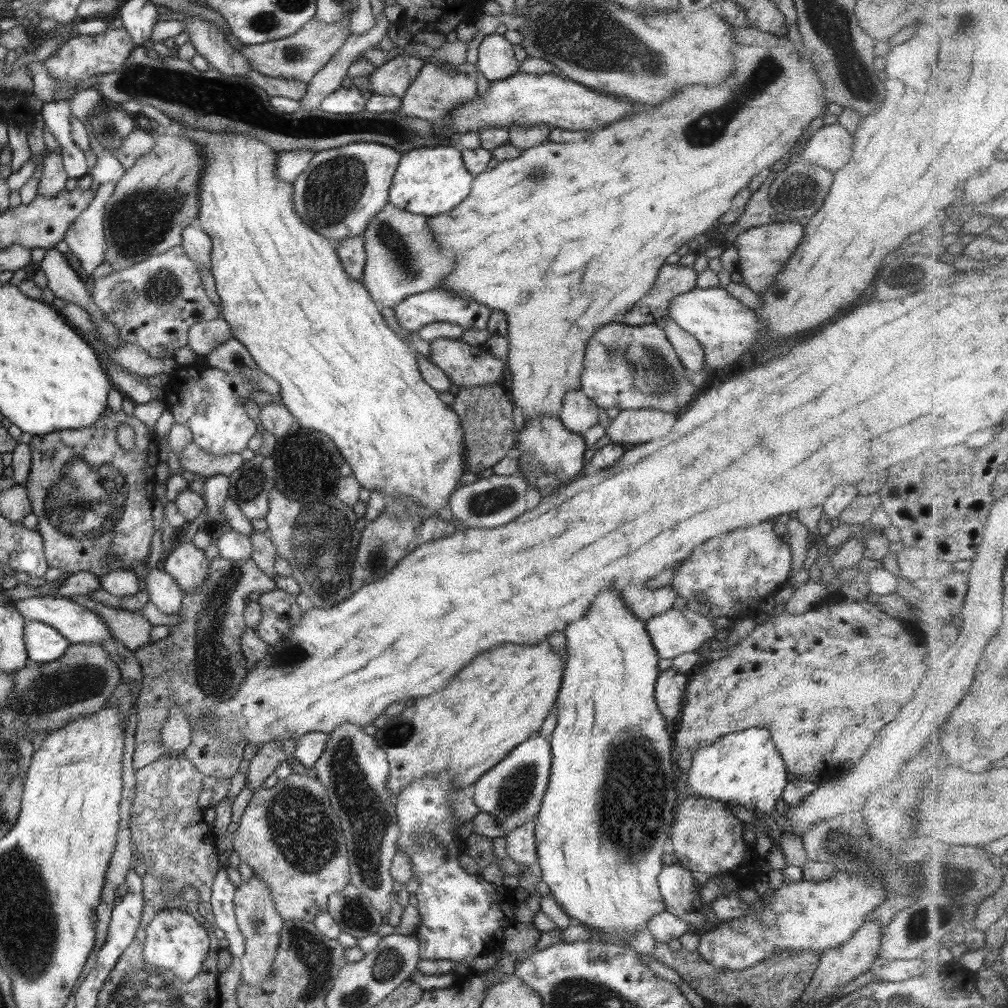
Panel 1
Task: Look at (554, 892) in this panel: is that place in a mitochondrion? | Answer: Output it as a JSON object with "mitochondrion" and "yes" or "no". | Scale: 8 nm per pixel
{"mitochondrion":"no"}

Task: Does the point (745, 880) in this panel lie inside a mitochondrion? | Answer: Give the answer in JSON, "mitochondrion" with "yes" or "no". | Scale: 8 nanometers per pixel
{"mitochondrion":"no"}

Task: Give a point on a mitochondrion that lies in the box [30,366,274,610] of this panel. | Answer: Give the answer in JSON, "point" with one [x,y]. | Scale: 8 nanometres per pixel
{"point":[83,500]}

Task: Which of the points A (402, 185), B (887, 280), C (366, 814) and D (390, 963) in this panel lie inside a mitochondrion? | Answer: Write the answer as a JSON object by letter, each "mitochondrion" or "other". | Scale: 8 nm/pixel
{"A":"other","B":"mitochondrion","C":"mitochondrion","D":"mitochondrion"}

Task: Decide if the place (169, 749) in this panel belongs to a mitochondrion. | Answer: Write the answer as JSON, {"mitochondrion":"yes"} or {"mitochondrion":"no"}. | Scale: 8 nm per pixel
{"mitochondrion":"no"}

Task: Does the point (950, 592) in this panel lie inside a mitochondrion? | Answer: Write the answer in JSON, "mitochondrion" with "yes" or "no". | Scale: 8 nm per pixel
{"mitochondrion":"no"}

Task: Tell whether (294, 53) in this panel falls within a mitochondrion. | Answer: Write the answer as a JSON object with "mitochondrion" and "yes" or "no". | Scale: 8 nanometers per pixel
{"mitochondrion":"yes"}

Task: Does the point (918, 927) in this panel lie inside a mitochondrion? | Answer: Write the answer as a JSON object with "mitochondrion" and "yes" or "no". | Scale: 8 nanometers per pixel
{"mitochondrion":"yes"}

